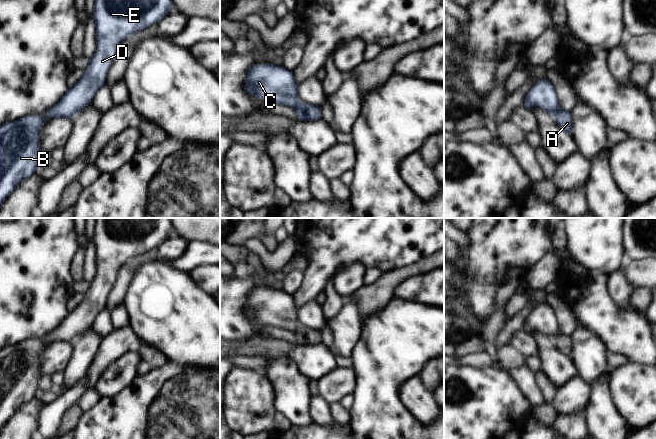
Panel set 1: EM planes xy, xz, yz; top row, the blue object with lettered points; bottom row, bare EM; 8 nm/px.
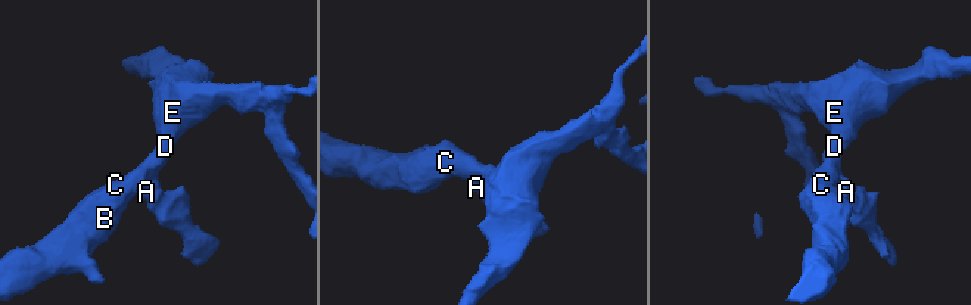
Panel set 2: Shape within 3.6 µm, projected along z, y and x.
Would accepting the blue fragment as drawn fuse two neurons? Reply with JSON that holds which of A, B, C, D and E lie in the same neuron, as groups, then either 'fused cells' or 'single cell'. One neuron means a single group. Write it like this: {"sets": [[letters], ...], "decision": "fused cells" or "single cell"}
{"sets": [["A"], ["B", "C", "D", "E"]], "decision": "fused cells"}

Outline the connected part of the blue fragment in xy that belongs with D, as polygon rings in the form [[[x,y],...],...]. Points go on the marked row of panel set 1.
[[[95,0],[92,17],[97,48],[81,79],[68,89],[54,107],[46,111],[49,118],[44,119],[42,114],[30,115],[0,126],[0,206],[21,181],[37,172],[38,157],[42,152],[39,142],[42,126],[51,118],[72,119],[83,107],[91,104],[94,93],[105,85],[105,76],[117,47],[127,36],[159,22],[172,10],[172,0]]]

